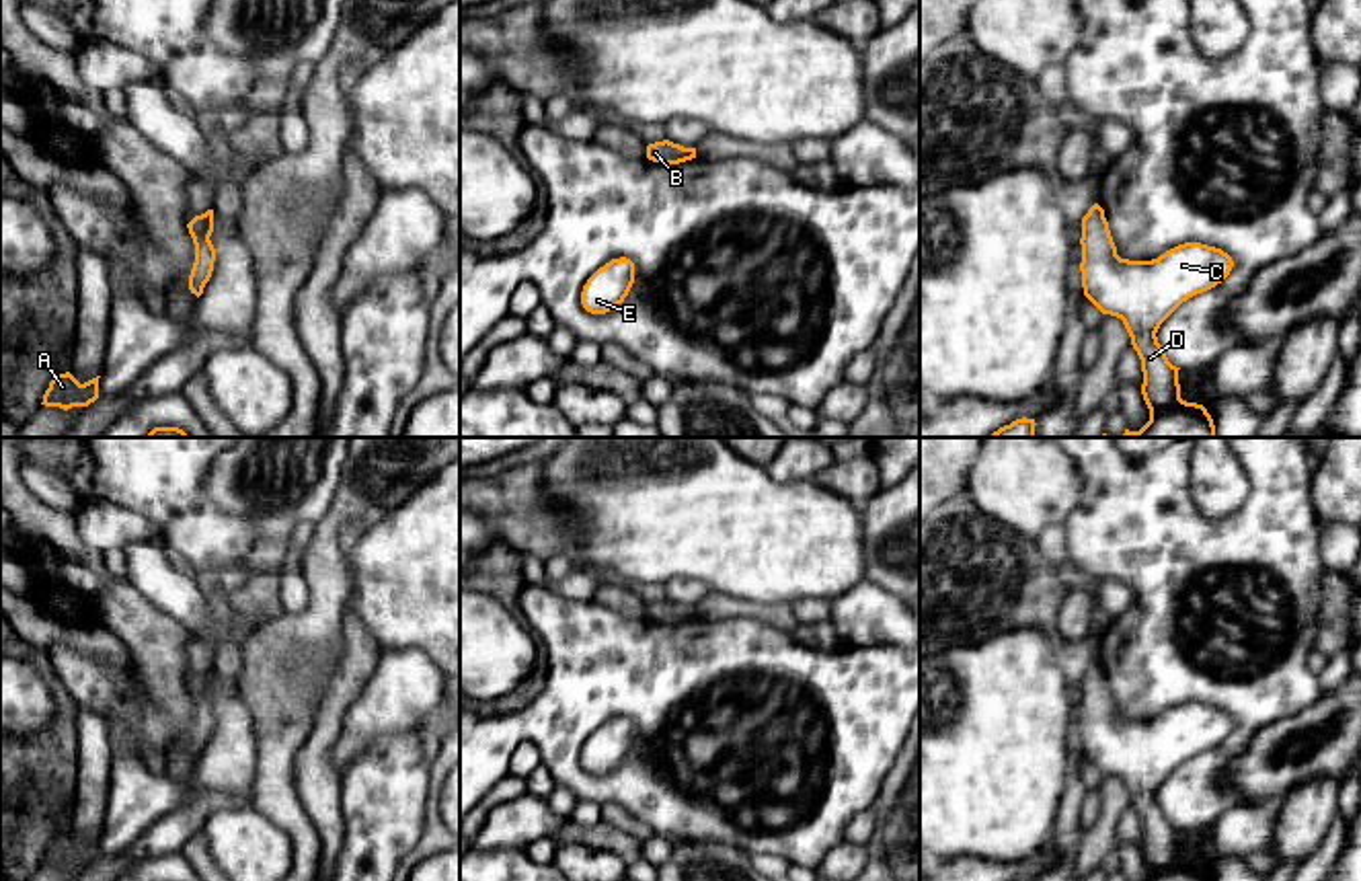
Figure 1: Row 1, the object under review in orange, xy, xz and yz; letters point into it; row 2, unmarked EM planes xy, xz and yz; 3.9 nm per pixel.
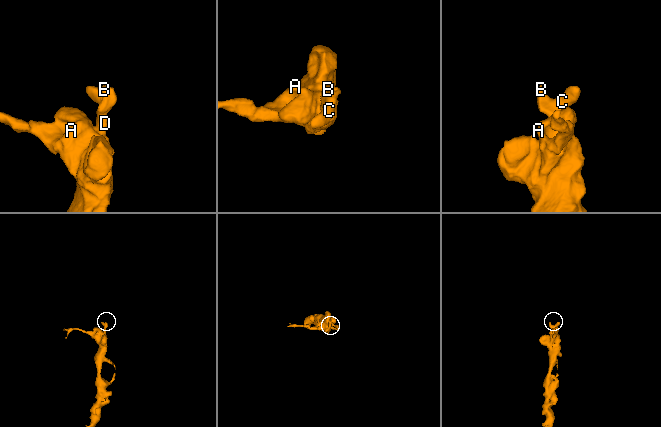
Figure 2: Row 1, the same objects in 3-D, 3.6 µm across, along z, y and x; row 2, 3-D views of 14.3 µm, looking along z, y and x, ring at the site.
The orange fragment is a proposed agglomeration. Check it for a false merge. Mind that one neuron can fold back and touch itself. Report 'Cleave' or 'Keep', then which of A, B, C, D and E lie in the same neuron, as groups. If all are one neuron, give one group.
Keep. Groups: A B C D E

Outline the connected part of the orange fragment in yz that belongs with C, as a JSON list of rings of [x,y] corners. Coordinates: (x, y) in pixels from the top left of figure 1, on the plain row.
[[[1098,663],[1082,678],[1080,704],[1084,756],[1102,774],[1123,780],[1141,819],[1150,881],[1213,881],[1203,865],[1180,858],[1180,828],[1168,821],[1156,793],[1182,762],[1221,743],[1234,727],[1232,717],[1184,702],[1152,721],[1121,719]]]

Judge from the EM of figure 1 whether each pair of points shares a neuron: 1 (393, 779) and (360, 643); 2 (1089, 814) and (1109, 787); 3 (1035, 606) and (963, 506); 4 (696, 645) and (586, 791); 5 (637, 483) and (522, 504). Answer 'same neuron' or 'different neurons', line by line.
1: different neurons
2: different neurons
3: same neuron
4: same neuron
5: different neurons

